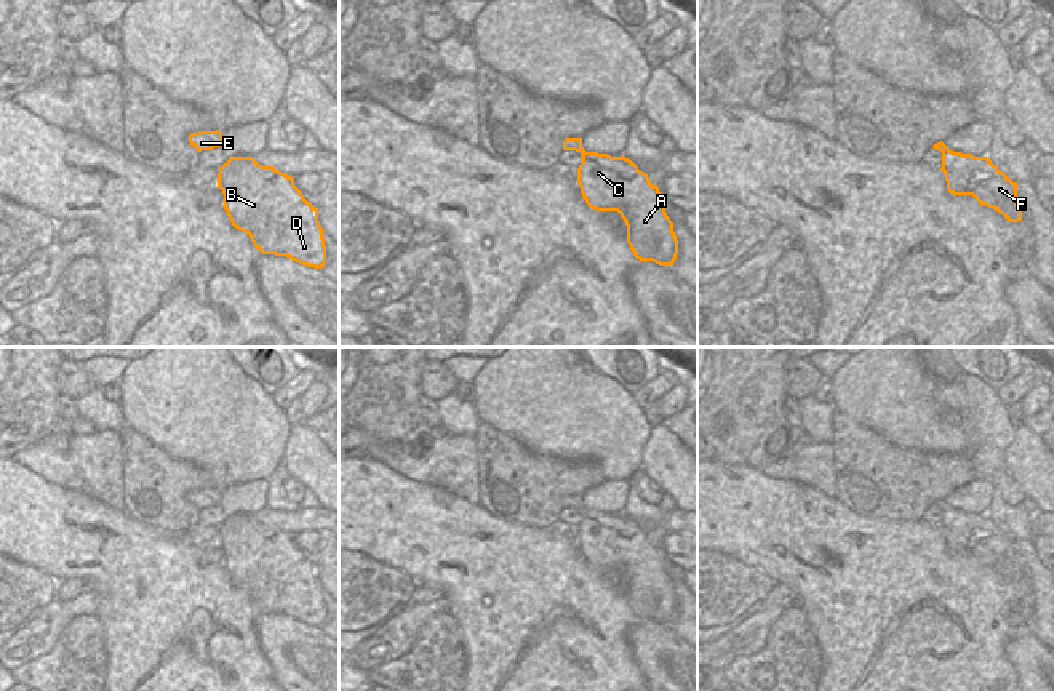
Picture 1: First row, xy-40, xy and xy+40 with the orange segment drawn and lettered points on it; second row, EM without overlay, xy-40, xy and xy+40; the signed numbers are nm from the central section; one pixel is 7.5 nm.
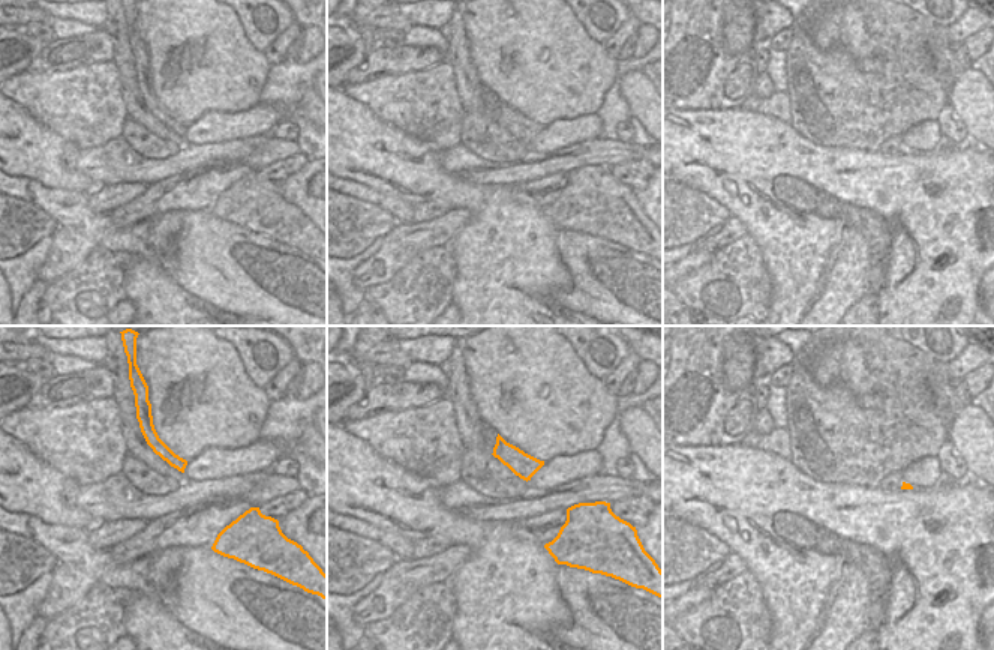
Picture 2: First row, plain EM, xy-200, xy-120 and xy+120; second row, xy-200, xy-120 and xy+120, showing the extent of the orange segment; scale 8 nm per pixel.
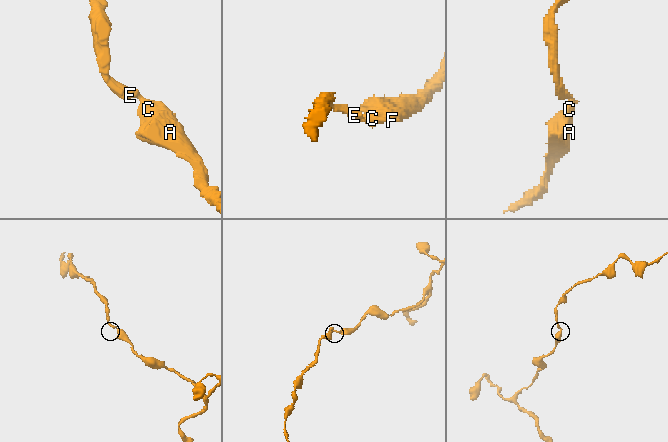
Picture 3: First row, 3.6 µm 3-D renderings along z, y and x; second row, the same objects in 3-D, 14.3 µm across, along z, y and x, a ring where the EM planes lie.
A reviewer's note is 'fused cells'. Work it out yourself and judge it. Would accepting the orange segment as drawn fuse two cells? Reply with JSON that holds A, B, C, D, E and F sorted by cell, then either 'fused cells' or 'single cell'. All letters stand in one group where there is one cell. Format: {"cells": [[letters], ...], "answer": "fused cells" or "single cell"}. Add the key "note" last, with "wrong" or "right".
{"cells": [["A", "B", "C", "D", "E", "F"]], "answer": "single cell", "note": "wrong"}

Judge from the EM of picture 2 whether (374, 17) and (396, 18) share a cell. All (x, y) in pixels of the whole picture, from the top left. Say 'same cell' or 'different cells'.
same cell

